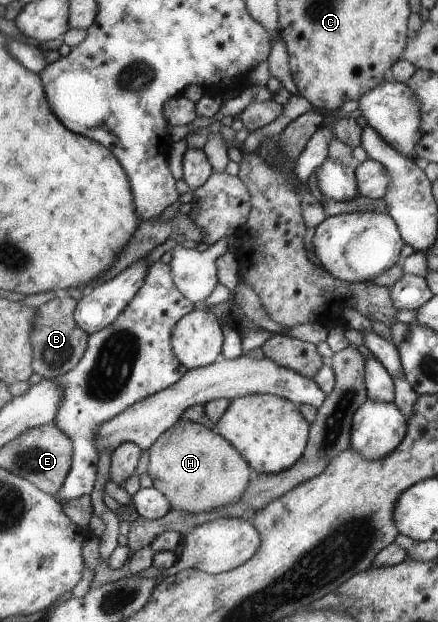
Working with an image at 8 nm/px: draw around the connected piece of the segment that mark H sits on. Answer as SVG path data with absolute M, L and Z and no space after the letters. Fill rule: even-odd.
M179 420L149 449L148 475L175 509L198 514L223 508L242 499L255 473L230 442L206 425Z

